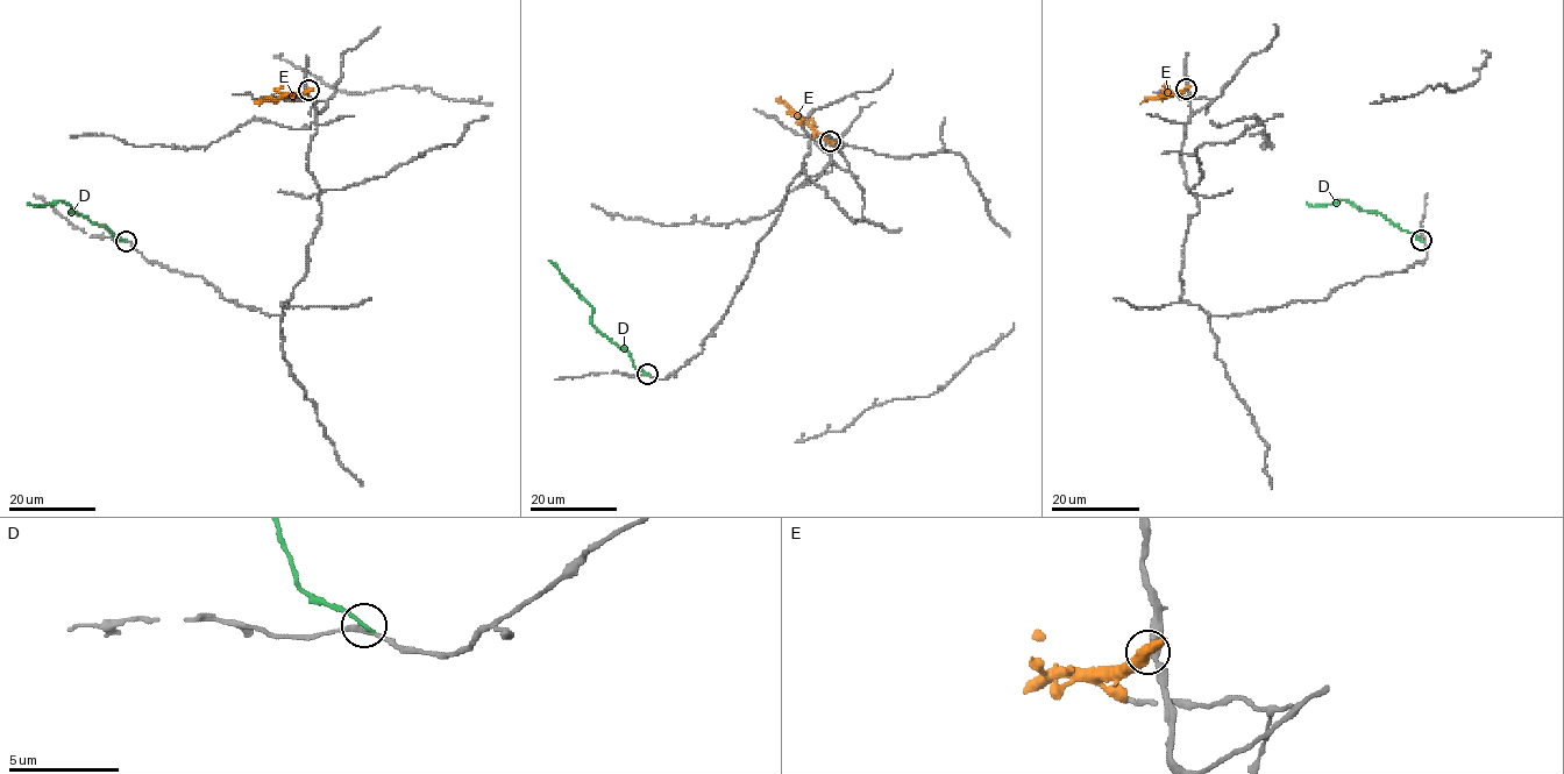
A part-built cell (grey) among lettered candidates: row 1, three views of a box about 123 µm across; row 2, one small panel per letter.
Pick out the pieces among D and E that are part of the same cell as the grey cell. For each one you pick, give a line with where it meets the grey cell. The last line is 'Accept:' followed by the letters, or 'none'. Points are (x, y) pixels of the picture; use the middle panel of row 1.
Accept: none

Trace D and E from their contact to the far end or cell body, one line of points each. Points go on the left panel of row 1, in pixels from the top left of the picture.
D: (125, 241), (70, 212), (71, 206), (61, 199), (36, 206), (28, 201)
E: (307, 91), (254, 104)

